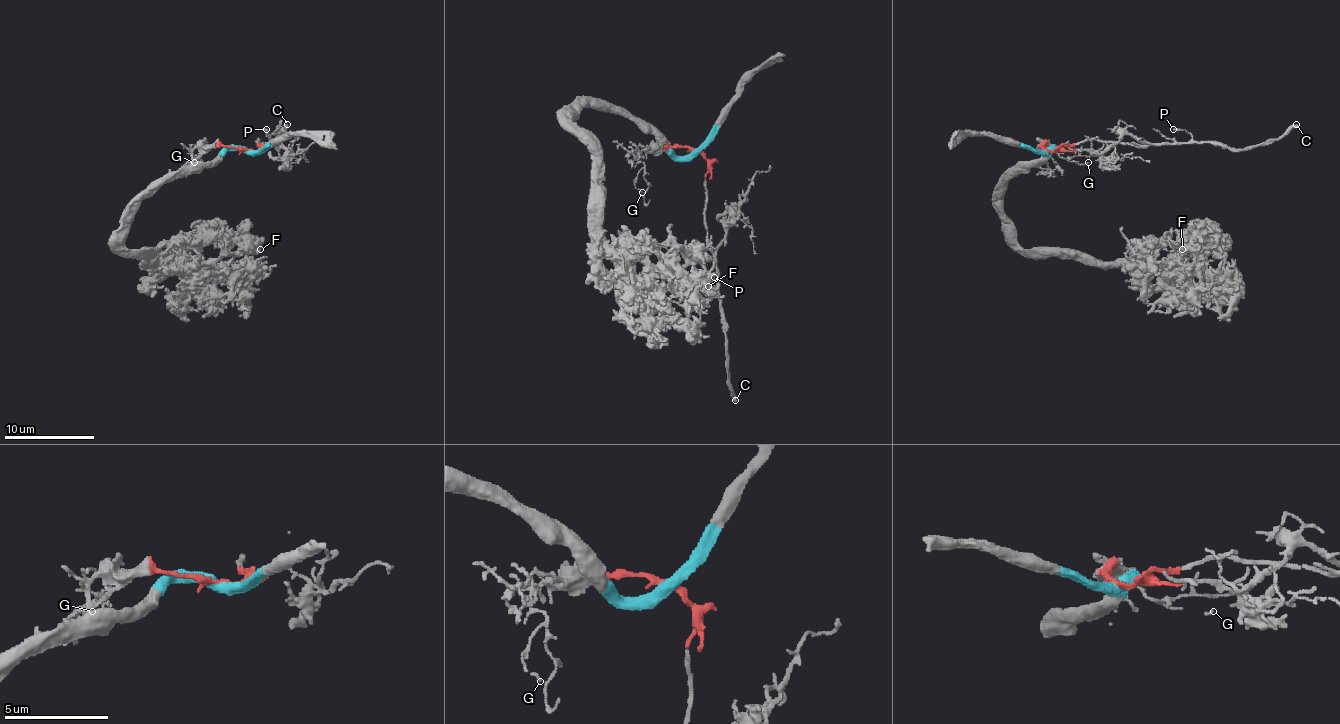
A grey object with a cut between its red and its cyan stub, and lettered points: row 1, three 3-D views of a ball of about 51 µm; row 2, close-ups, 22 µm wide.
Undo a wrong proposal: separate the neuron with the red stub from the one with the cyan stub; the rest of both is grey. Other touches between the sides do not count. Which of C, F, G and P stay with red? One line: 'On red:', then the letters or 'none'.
On red: C, G, P

